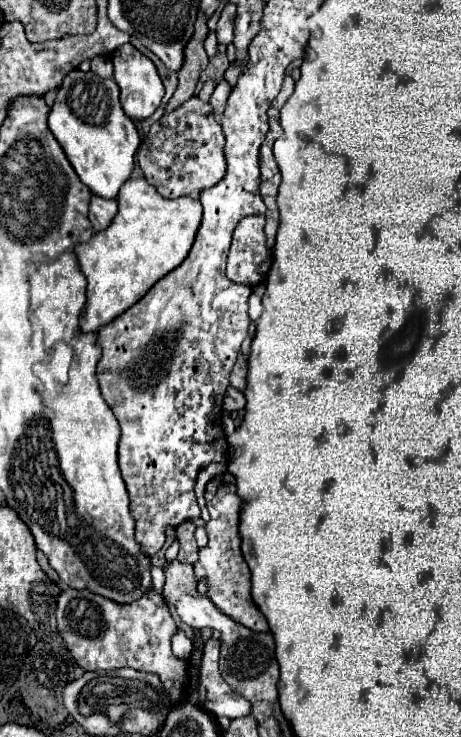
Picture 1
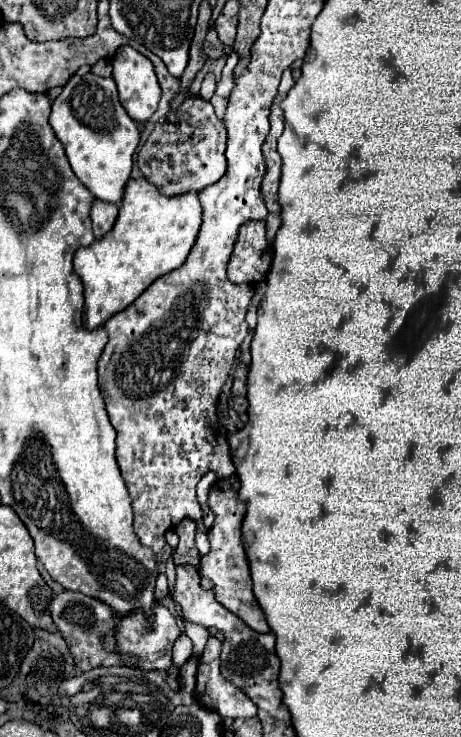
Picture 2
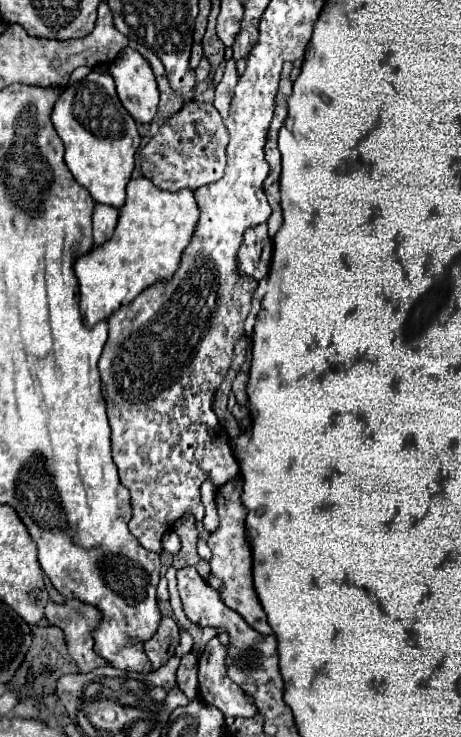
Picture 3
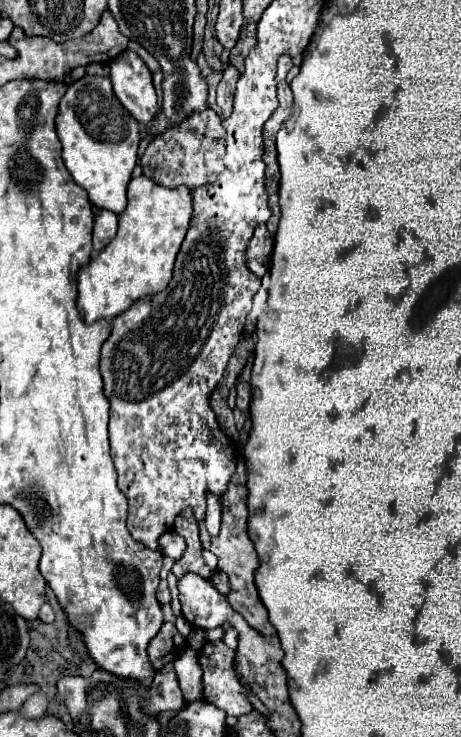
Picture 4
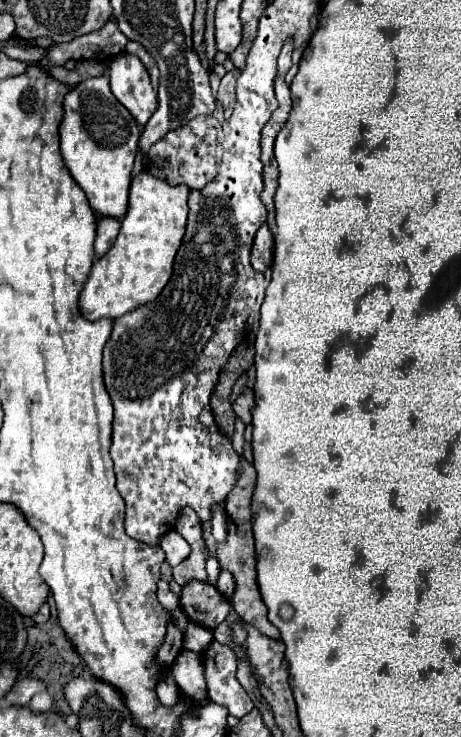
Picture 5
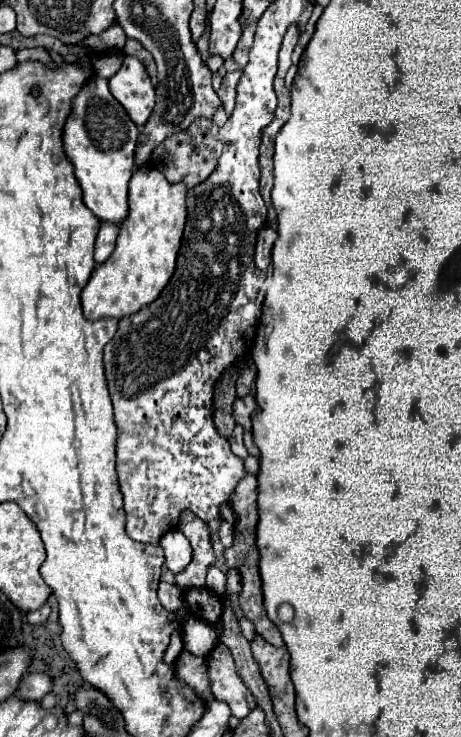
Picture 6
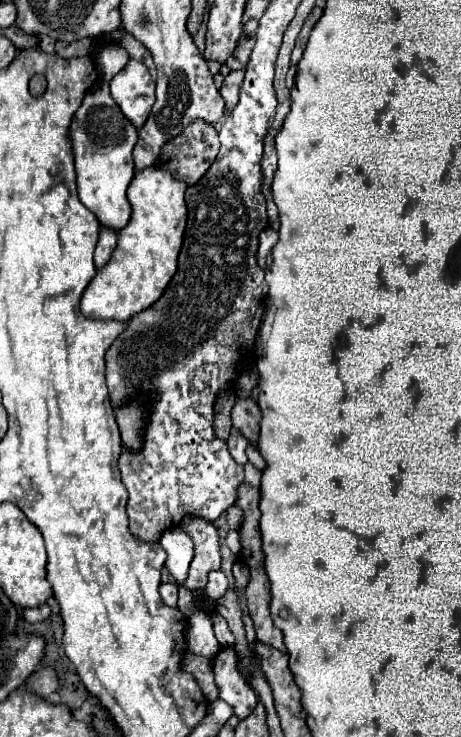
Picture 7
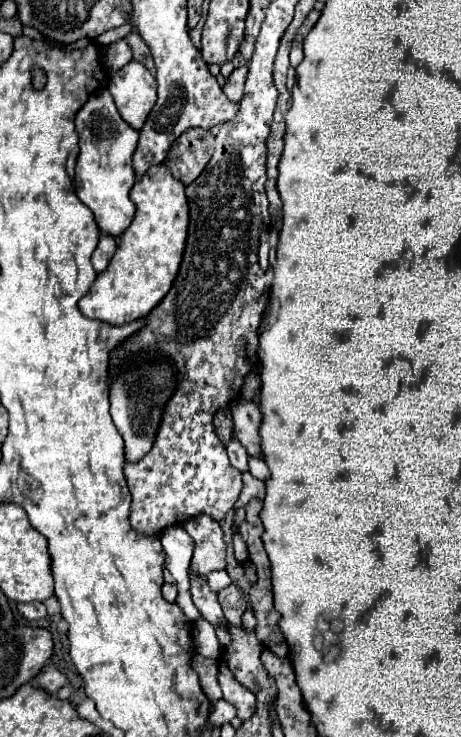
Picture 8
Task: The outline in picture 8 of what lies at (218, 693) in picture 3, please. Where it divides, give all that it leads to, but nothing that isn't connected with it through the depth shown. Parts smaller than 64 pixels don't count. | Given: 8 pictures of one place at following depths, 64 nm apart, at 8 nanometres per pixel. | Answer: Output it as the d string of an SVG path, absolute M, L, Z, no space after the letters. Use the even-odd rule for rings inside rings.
M220 658L220 672L218 672L218 682L220 682L220 688L224 692L224 700L234 704L236 710L238 710L238 718L240 720L248 720L252 714L254 714L254 708L256 708L256 696L246 688L242 686L232 670L228 668L228 662L224 658Z

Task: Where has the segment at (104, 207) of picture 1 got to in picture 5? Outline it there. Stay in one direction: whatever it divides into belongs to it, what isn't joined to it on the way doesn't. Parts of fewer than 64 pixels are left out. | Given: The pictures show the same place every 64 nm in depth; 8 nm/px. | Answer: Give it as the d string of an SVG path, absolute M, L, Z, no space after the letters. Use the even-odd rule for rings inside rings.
M102 216L102 218L98 220L96 242L94 242L94 252L96 252L96 256L102 256L102 254L112 246L112 242L114 242L116 236L118 236L118 230L120 230L120 220L110 218L110 216Z

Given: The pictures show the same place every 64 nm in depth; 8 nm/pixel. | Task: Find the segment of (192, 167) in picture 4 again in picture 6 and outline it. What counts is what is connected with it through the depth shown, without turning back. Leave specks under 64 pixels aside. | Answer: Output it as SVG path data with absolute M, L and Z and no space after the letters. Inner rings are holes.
M196 118L186 130L180 130L158 144L146 166L162 172L168 182L184 182L188 188L194 188L202 184L218 166L218 158L222 154L218 130L220 128L210 118Z

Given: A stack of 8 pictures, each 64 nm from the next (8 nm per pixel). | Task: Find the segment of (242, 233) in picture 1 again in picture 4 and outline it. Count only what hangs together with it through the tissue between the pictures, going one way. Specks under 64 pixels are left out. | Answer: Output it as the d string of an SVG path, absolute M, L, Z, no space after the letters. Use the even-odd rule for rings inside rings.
M266 224L256 226L256 230L252 234L252 240L248 242L248 248L246 248L246 266L258 278L264 276L270 268L272 248L274 248L274 238L266 230Z

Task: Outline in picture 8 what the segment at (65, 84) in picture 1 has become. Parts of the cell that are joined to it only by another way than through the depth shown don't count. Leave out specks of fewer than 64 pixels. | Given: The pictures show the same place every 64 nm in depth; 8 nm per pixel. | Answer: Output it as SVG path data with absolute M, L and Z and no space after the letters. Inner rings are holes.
M100 88L90 94L88 102L78 110L76 132L80 138L74 178L76 194L94 212L96 224L102 232L110 236L120 236L134 218L134 204L128 198L128 192L136 182L132 154L136 150L138 132L120 118L108 88Z

